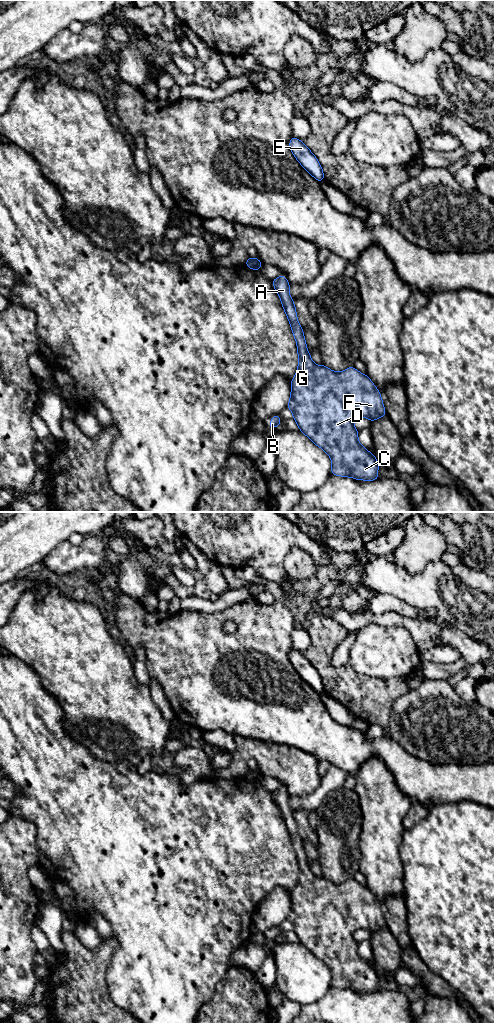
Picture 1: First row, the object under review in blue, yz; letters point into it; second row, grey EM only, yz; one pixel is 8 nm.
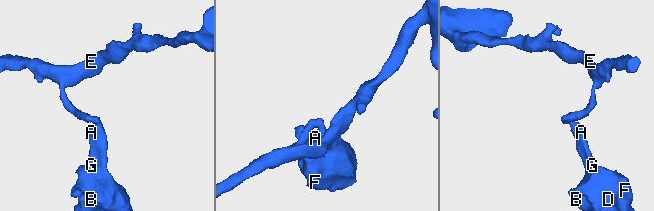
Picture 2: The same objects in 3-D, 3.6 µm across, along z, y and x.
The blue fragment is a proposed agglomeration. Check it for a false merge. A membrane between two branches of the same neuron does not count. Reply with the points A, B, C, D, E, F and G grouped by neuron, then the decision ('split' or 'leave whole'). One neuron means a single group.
groups A B C D F G / E; split

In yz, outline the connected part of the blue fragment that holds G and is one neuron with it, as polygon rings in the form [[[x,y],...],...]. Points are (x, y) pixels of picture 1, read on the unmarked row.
[[[284,787],[271,793],[291,837],[299,869],[298,881],[291,893],[287,920],[293,925],[299,942],[330,968],[332,987],[366,993],[378,991],[379,975],[375,968],[359,955],[358,942],[353,934],[359,929],[366,929],[373,934],[386,927],[380,904],[369,889],[357,883],[354,878],[342,884],[334,884],[323,876],[317,878],[312,873],[303,840],[297,832],[294,813],[289,807],[290,795]]]

